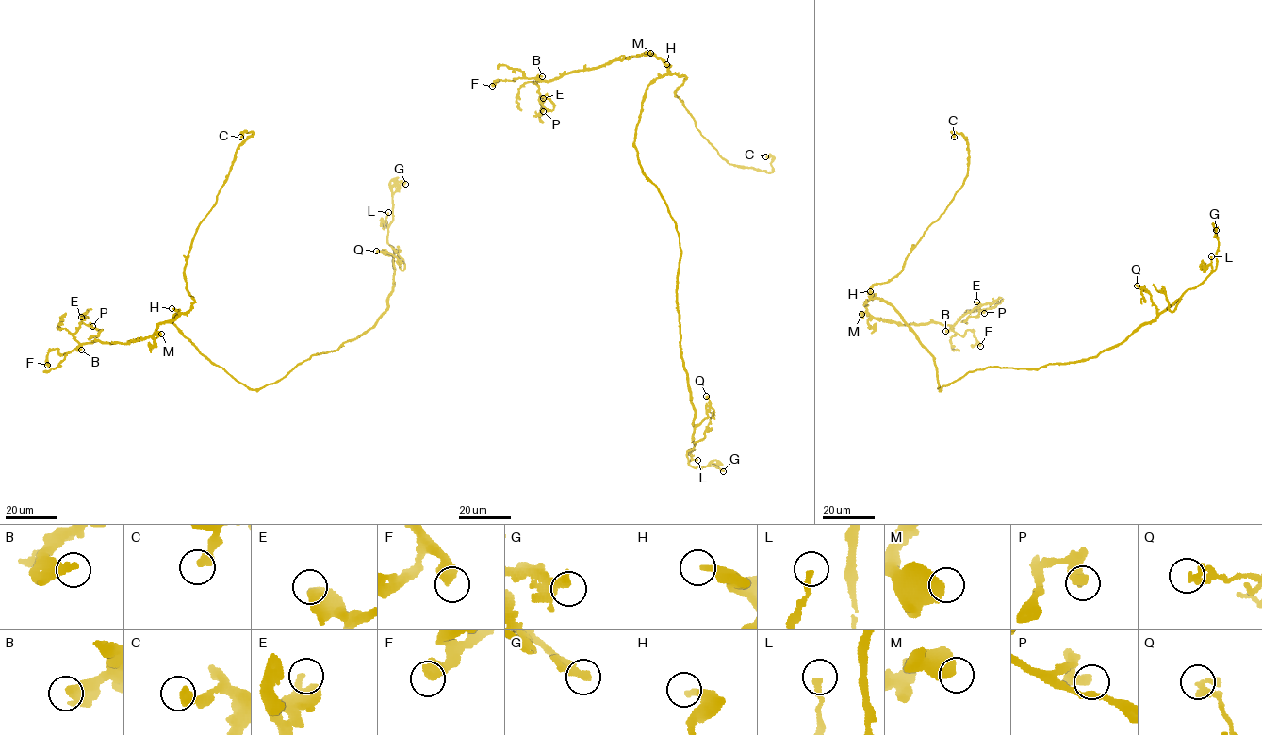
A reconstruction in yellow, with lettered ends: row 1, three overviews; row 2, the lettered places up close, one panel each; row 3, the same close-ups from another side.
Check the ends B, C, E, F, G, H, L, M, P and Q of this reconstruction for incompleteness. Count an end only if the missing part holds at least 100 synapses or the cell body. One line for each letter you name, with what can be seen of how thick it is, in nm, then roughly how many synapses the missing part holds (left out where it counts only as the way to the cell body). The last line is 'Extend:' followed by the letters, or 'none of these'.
G: 320 nm thick
Extend: G

